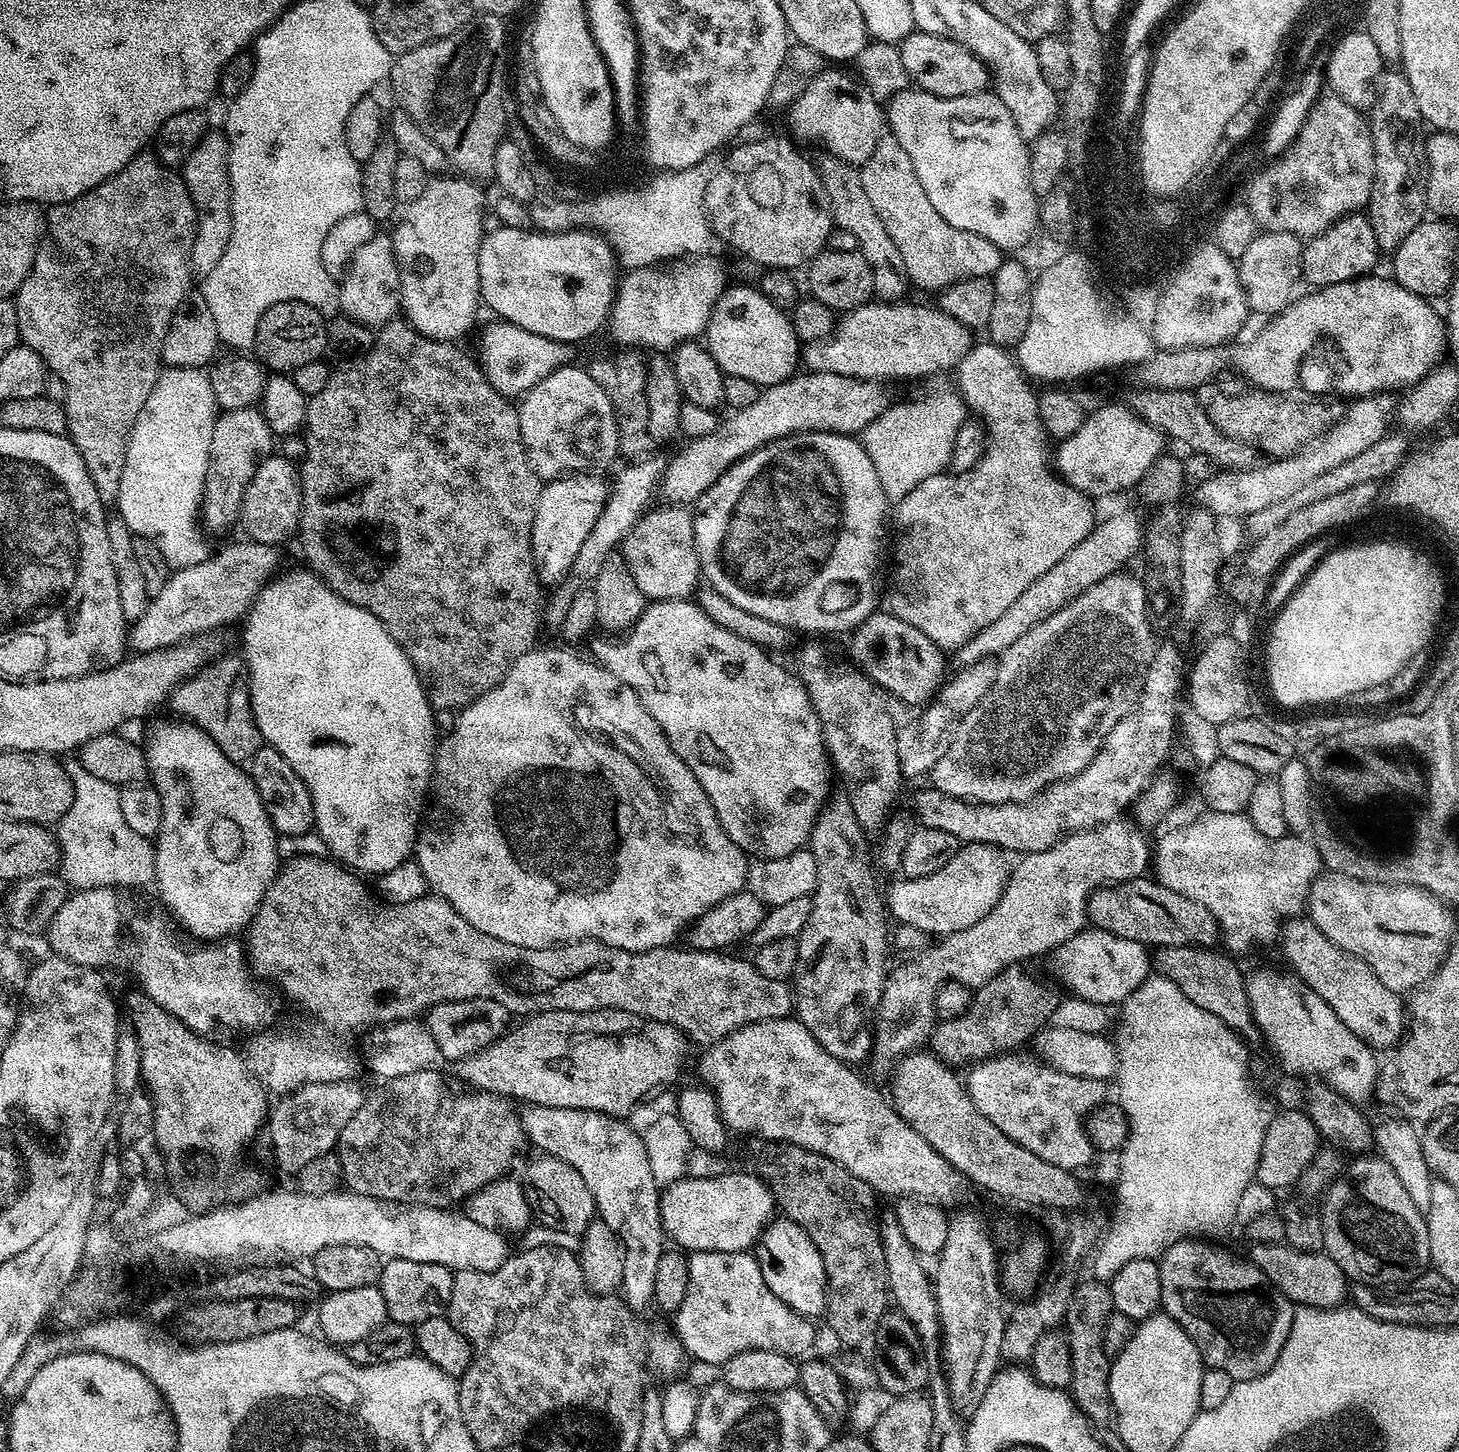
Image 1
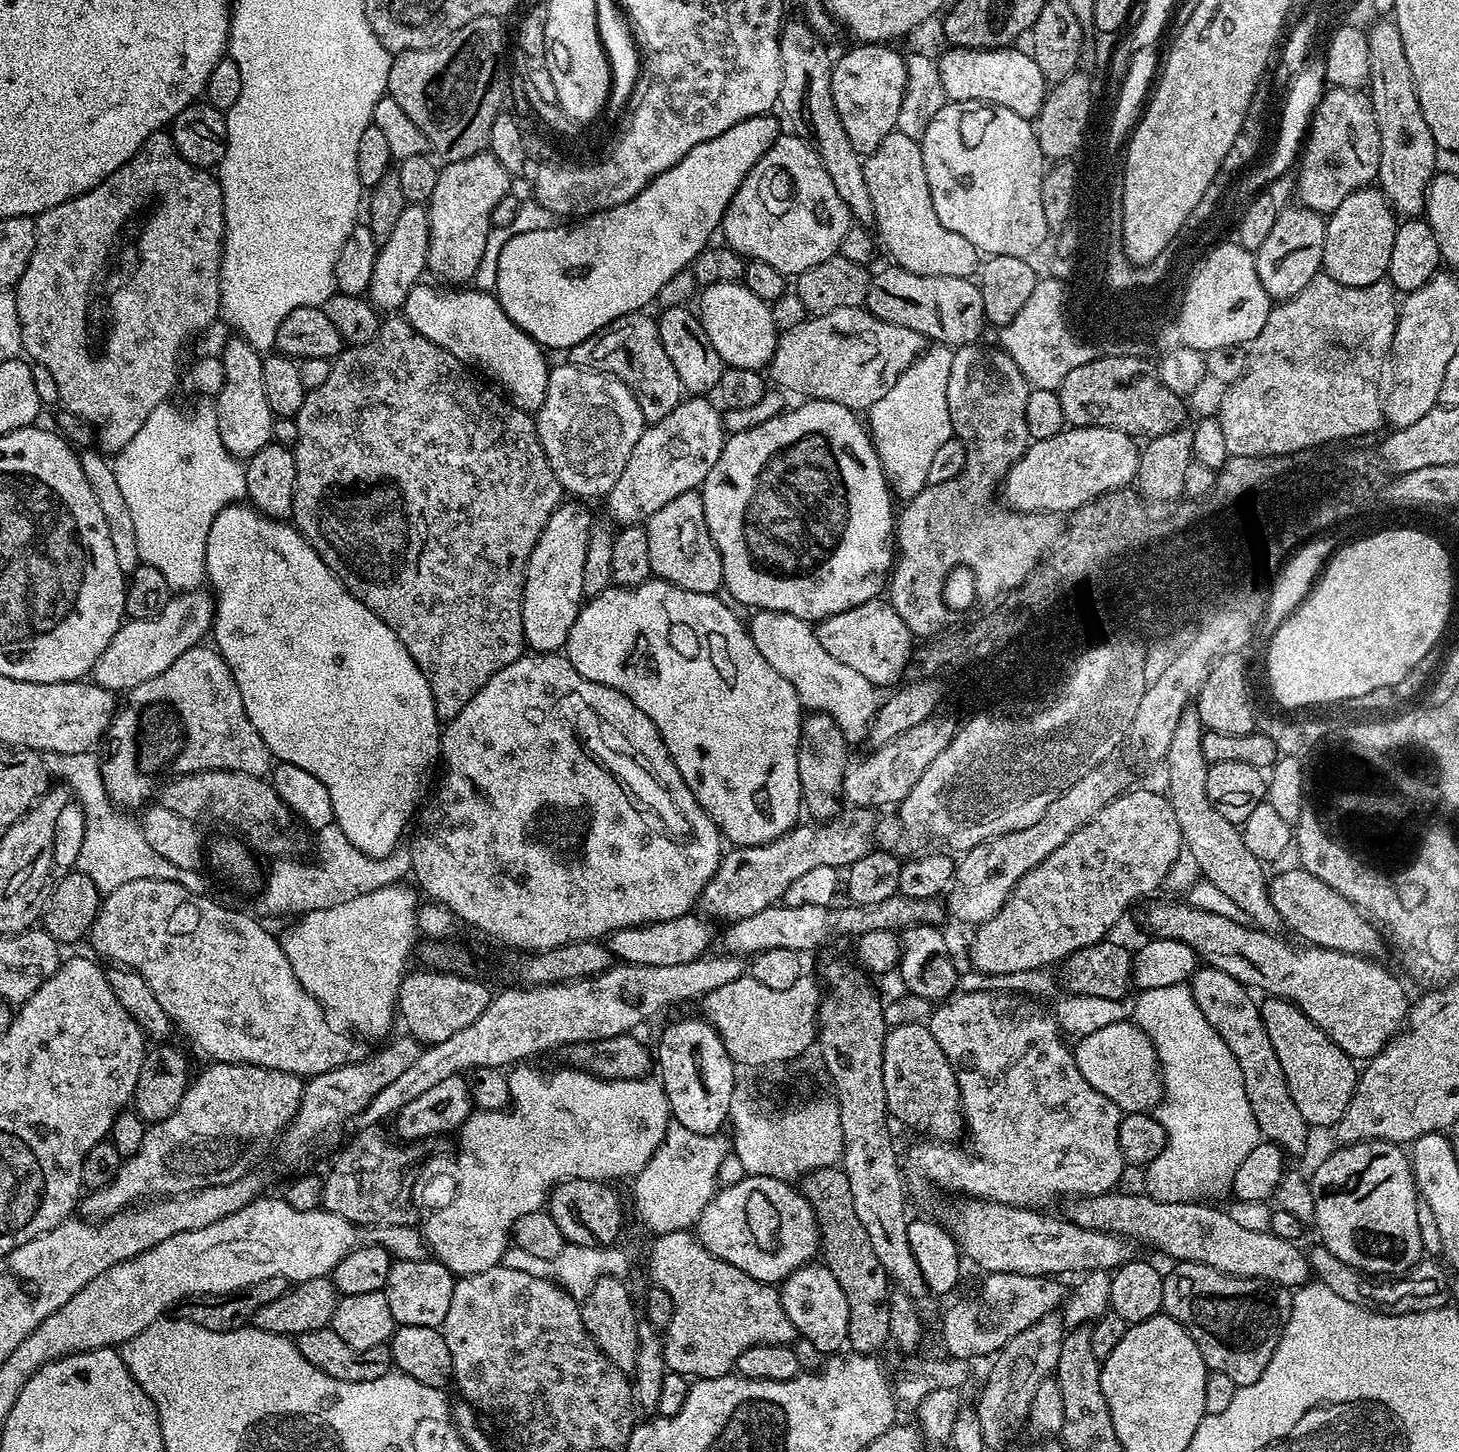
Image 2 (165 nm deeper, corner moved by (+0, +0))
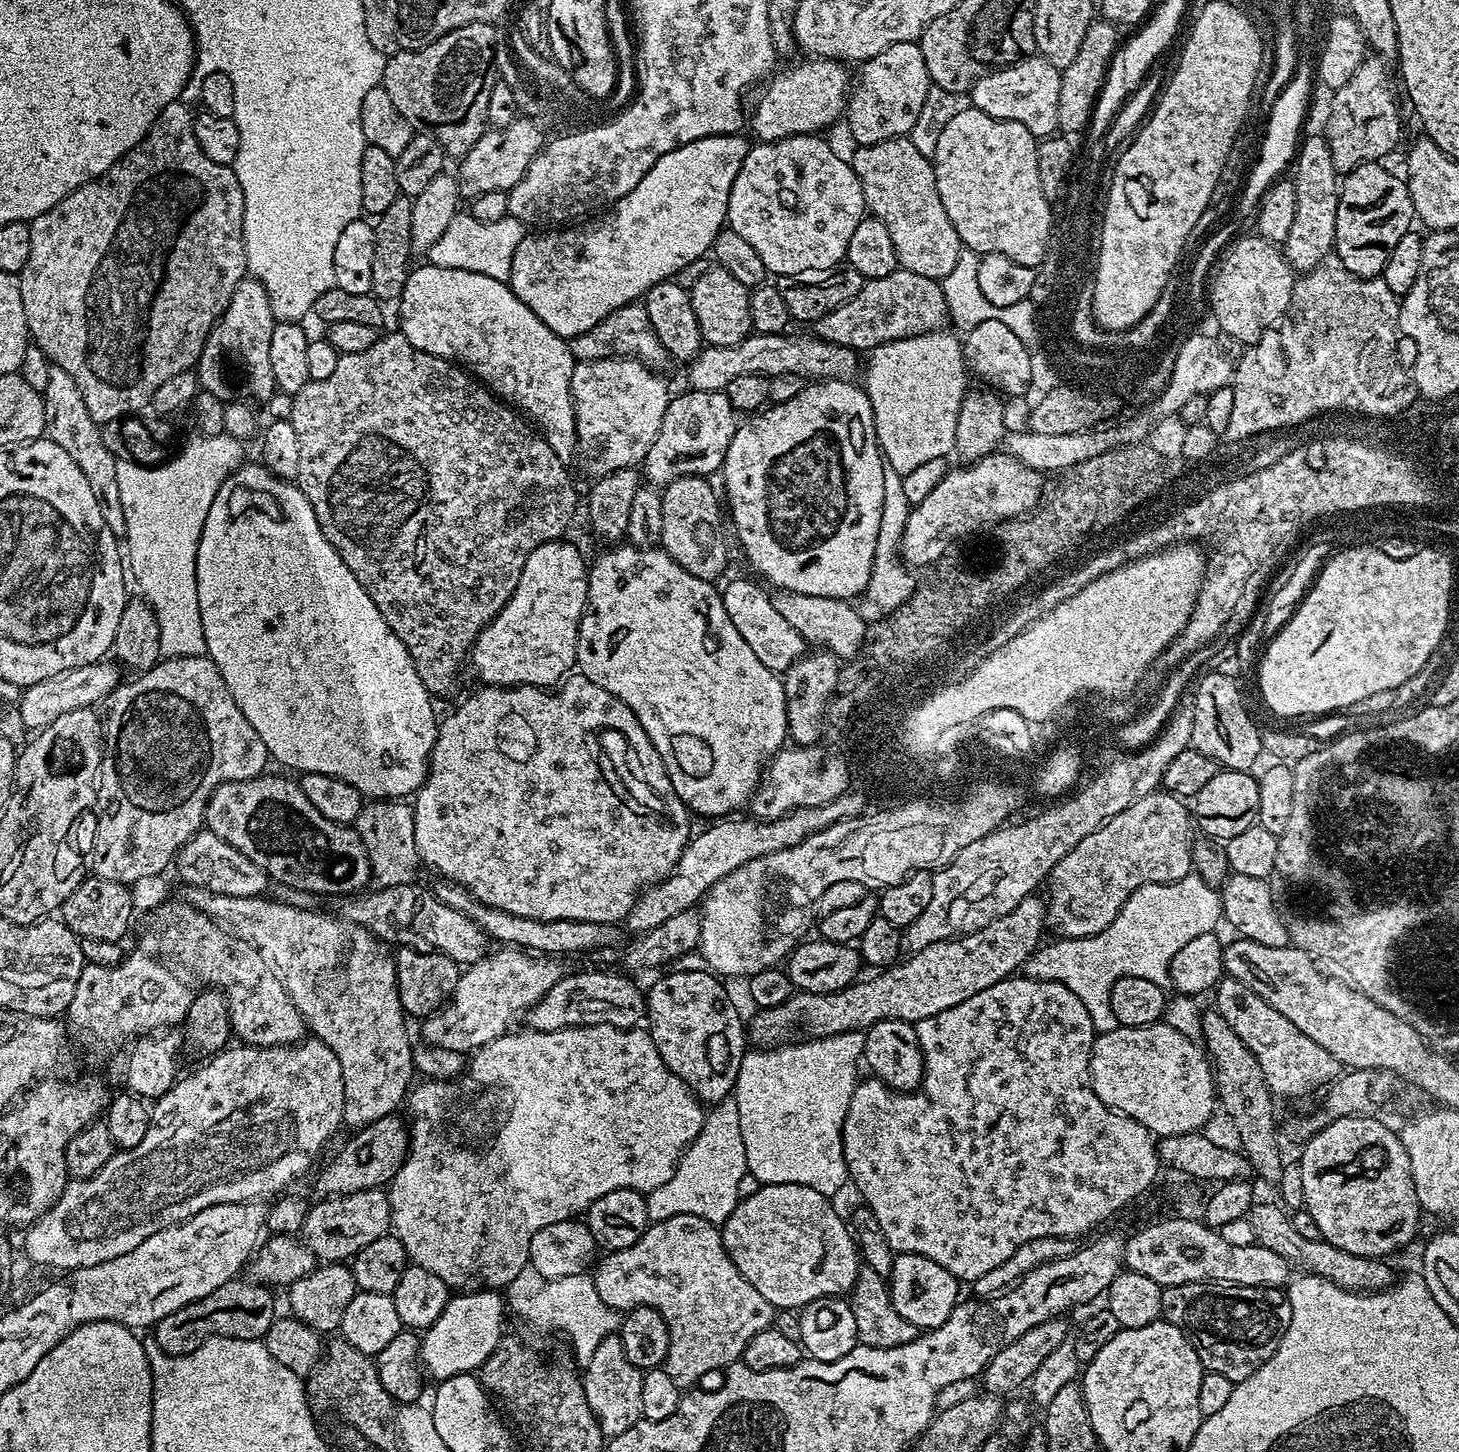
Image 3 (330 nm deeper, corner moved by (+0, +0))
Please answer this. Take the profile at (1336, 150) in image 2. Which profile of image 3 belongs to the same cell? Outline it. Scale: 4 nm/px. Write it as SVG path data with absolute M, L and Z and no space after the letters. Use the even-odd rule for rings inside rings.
M1369 55L1358 66L1354 78L1331 93L1328 125L1322 129L1322 135L1330 146L1330 158L1334 158L1337 173L1347 174L1360 164L1383 161L1383 156L1394 151L1400 140L1400 108L1396 105L1392 76L1384 64L1387 63L1381 57Z

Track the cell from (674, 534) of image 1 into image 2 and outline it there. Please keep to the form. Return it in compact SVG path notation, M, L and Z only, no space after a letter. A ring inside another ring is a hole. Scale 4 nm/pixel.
M693 490L666 502L646 522L646 543L650 545L652 576L694 594L716 594L724 582L722 558L706 526L706 510L699 491Z

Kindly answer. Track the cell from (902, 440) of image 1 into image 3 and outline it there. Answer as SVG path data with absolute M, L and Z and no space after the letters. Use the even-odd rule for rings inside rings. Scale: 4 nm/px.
M948 330L927 332L921 336L880 344L871 349L869 356L872 357L868 360L868 377L862 380L862 384L874 410L876 440L886 463L894 466L894 470L898 470L898 474L904 477L927 461L951 457L956 447L958 412L966 395L966 369L961 337L951 336Z

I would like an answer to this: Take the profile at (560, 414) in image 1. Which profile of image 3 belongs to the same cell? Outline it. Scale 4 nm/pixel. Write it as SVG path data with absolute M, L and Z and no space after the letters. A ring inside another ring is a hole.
M627 358L577 363L572 371L572 405L576 415L578 456L584 459L584 468L589 472L589 477L599 478L644 461L650 446L654 446L654 438L658 438L658 430L662 426L662 418L670 399L670 391L660 376L663 375L657 374L639 360Z

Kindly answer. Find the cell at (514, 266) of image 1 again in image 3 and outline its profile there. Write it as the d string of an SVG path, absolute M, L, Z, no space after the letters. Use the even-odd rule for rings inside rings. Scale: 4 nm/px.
M707 136L678 146L670 150L670 154L662 154L662 158L650 166L642 182L611 205L610 211L604 214L609 216L601 215L584 222L589 224L568 226L563 230L548 230L545 236L524 235L512 259L512 293L530 306L530 310L534 310L537 318L550 326L554 334L571 338L598 326L606 314L637 303L649 290L658 286L658 282L673 279L677 275L675 272L690 267L703 252L707 253L717 234L725 227L730 190L750 147L749 137L745 136Z

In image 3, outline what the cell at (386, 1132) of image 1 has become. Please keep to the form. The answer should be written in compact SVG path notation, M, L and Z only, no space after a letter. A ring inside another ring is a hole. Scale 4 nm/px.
M371 1188L365 1192L355 1192L349 1196L330 1196L313 1203L306 1214L306 1222L302 1229L303 1243L315 1254L320 1262L348 1262L362 1250L362 1246L370 1246L374 1238L382 1238L390 1232L390 1209L388 1193L380 1188Z

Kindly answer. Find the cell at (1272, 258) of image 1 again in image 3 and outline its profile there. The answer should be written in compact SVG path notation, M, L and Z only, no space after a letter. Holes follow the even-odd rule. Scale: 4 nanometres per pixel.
M1323 135L1303 137L1294 159L1296 176L1291 177L1296 195L1296 213L1290 234L1286 234L1282 245L1284 257L1288 259L1293 273L1303 274L1314 270L1329 259L1336 243L1336 219L1338 218L1338 173L1334 158L1330 158L1330 146Z

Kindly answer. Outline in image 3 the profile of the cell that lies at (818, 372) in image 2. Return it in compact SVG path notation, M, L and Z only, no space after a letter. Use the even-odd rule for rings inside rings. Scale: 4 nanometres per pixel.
M750 334L733 347L703 347L687 368L687 384L693 391L725 391L734 378L744 374L774 377L778 374L798 374L805 378L823 378L825 380L852 380L856 372L857 349L838 346L820 339L815 334L809 336L788 336L778 334Z

